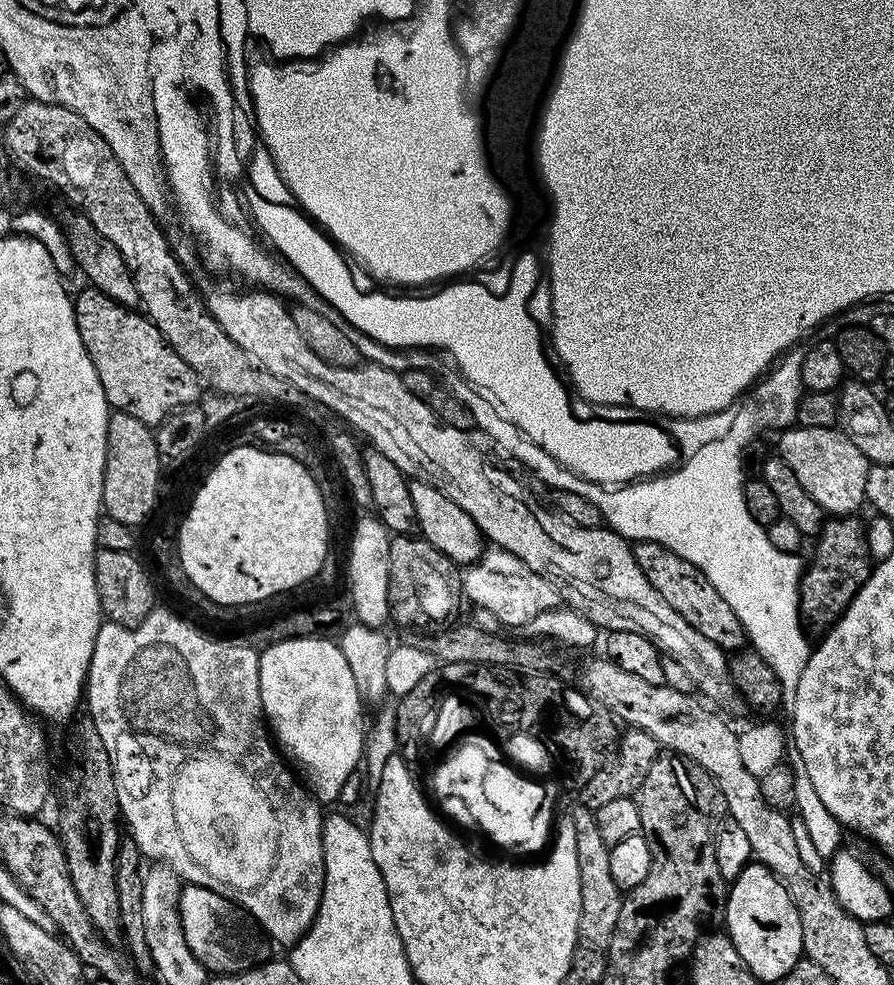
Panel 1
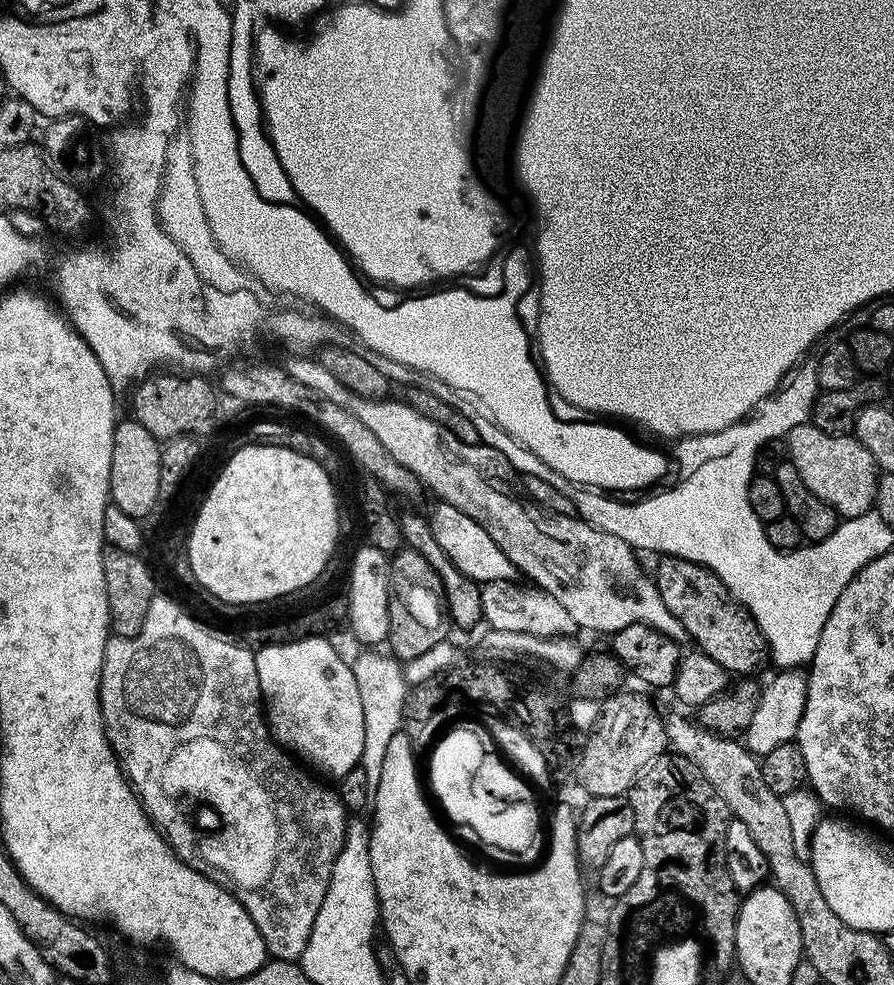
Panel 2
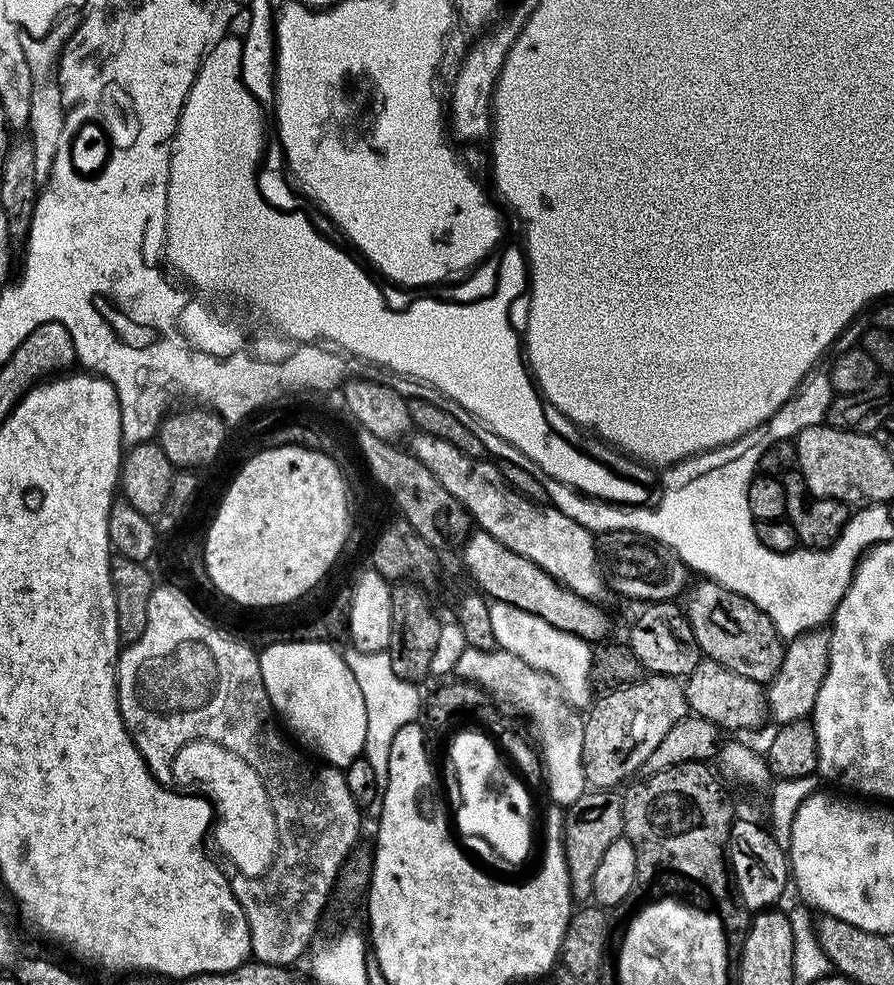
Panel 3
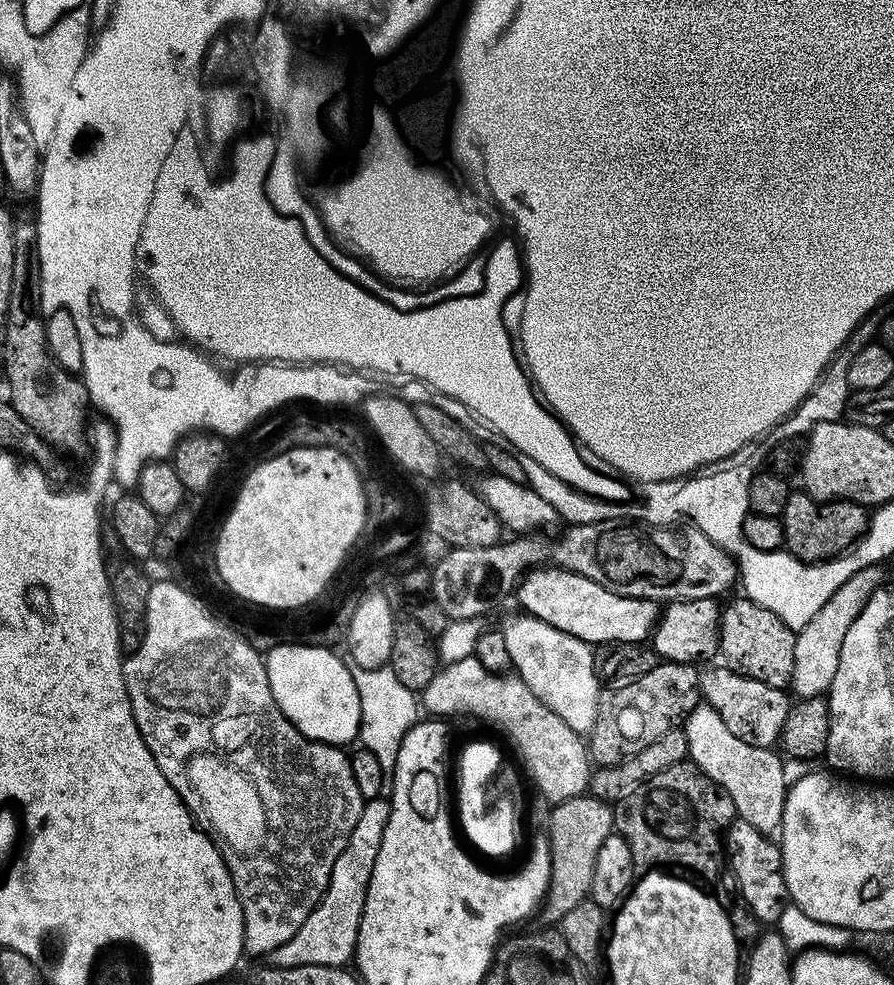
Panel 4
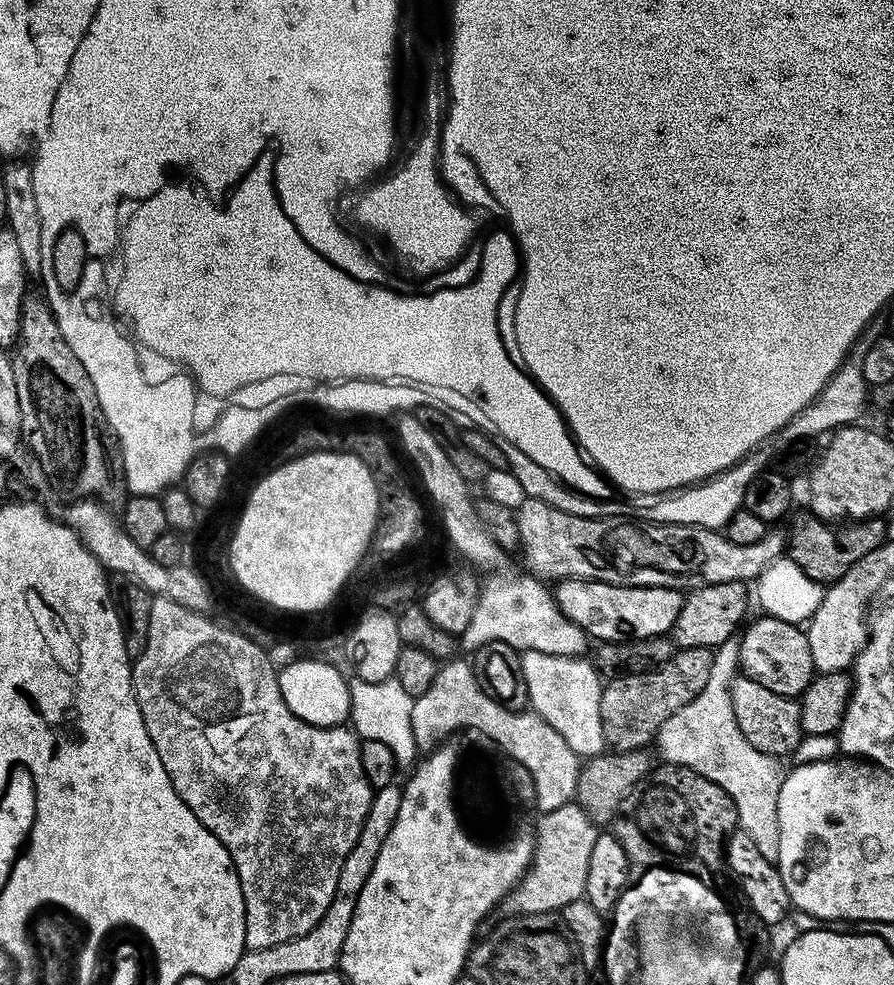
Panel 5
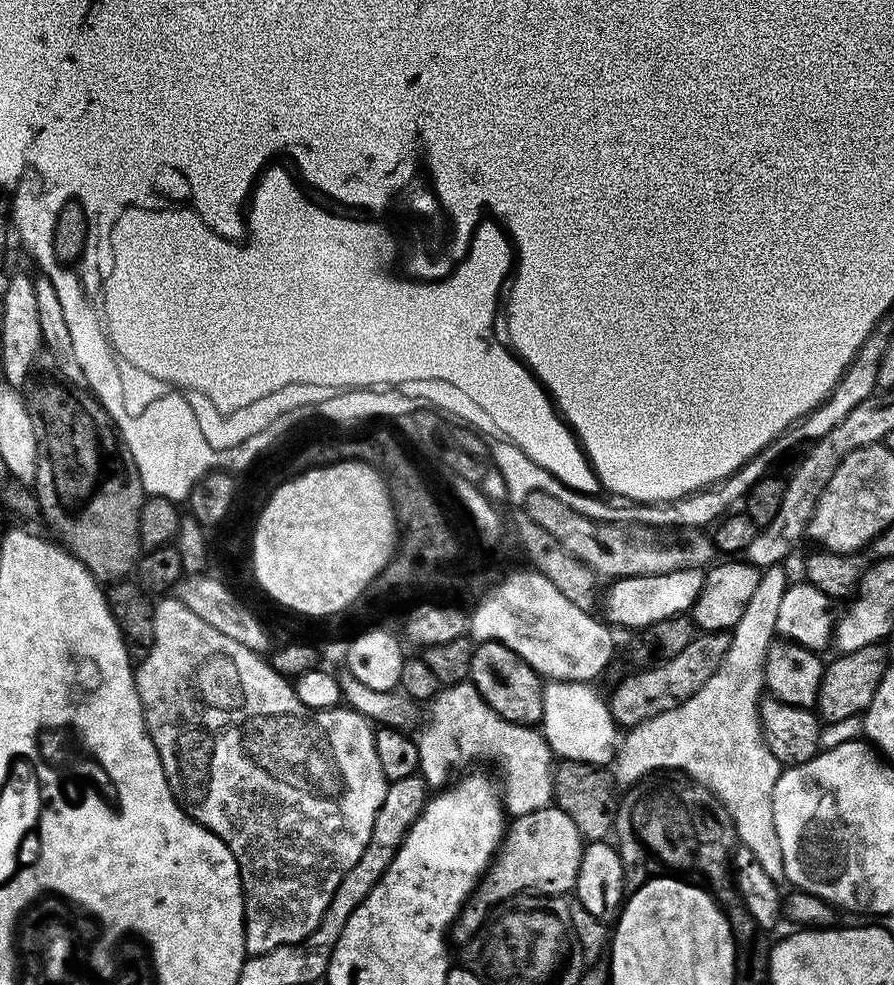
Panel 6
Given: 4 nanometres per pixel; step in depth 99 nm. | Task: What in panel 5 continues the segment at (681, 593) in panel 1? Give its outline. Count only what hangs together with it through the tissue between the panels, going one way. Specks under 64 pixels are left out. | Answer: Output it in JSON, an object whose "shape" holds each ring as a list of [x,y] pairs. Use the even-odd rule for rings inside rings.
{"shape":[[[760,614],[760,617],[752,625],[750,624],[743,629],[744,636],[742,632],[739,637],[739,671],[754,682],[758,682],[758,686],[766,686],[766,690],[774,690],[774,694],[793,698],[803,696],[813,676],[817,675],[814,658],[810,658],[807,631],[799,624],[791,624],[782,618],[774,618],[767,614]]]}

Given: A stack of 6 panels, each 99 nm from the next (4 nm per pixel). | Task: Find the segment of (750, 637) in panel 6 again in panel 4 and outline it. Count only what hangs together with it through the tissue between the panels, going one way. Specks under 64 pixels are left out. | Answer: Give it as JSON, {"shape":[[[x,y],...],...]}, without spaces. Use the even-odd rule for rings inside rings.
{"shape":[[[703,702],[697,704],[682,727],[691,763],[730,794],[739,819],[750,822],[750,826],[762,830],[767,836],[775,837],[782,826],[784,803],[790,787],[783,781],[784,760],[779,755],[776,757],[772,748],[750,746],[742,742],[742,738],[734,738],[726,722],[718,718],[718,710]]]}

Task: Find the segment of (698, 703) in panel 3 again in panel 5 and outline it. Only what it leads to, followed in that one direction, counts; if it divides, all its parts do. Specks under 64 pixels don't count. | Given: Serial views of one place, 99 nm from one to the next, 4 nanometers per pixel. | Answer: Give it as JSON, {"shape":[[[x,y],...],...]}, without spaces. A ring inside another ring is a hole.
{"shape":[[[740,674],[732,681],[730,702],[734,706],[738,730],[742,730],[746,742],[750,742],[750,746],[762,754],[777,758],[791,757],[800,740],[805,737],[799,699],[774,694],[774,690],[766,690],[766,686],[758,686],[758,682]]]}

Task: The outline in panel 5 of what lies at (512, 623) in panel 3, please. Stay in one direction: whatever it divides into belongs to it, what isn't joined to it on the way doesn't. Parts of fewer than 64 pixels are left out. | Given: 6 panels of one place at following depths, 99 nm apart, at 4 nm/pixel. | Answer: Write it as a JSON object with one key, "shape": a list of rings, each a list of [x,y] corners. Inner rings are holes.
{"shape":[[[524,652],[521,655],[522,674],[526,674],[526,686],[528,687],[528,703],[531,711],[541,716],[562,738],[566,738],[566,746],[574,750],[581,758],[599,756],[605,751],[606,745],[602,734],[602,714],[600,713],[600,689],[602,676],[594,667],[591,659],[580,656],[555,656],[554,654],[542,654],[541,652]]]}

